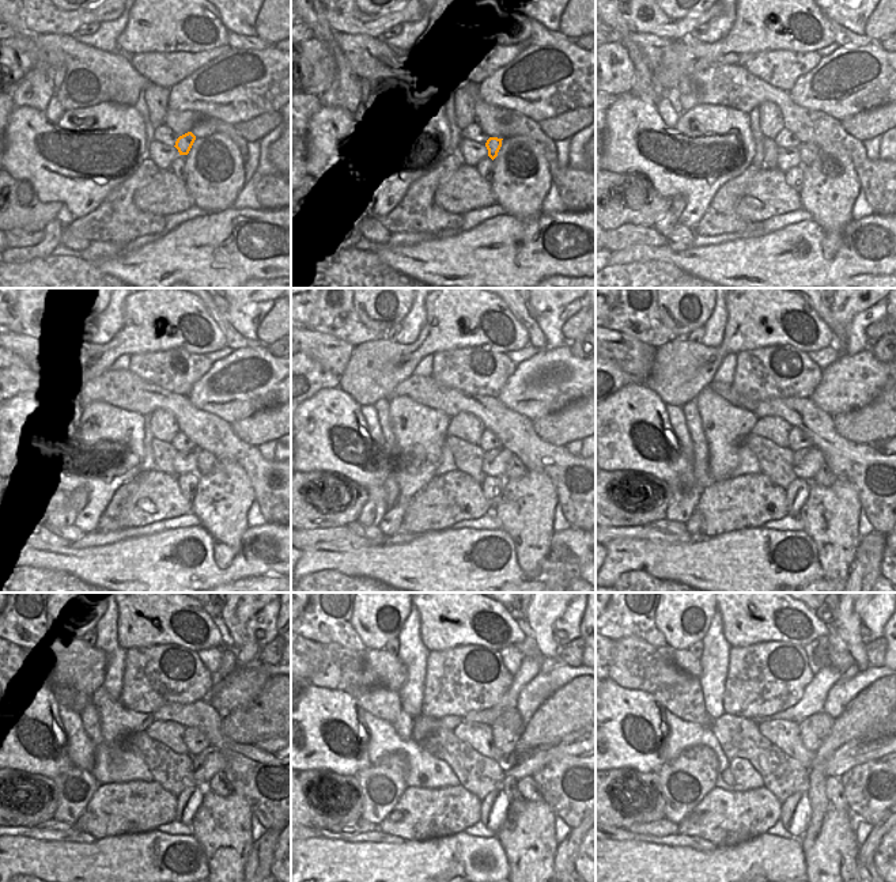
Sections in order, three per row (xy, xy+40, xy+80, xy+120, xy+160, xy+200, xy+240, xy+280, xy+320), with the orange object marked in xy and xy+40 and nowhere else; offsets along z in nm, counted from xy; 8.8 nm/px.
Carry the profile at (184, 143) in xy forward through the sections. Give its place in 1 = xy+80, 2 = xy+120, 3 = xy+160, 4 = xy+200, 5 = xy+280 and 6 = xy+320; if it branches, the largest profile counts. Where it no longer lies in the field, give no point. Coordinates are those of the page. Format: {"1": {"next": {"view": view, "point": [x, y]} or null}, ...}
{"1": {"next": {"view": "xy+80", "point": [809, 152]}}, "2": {"next": {"view": "xy+120", "point": [205, 461]}}, "3": {"next": {"view": "xy+160", "point": [515, 469]}}, "4": {"next": {"view": "xy+200", "point": [825, 477]}}, "5": {"next": {"view": "xy+280", "point": [526, 787]}}, "6": {"next": {"view": "xy+320", "point": [834, 788]}}}

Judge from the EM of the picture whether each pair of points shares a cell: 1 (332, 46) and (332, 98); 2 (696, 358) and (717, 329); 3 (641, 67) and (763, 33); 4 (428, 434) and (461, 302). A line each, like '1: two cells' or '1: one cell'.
1: one cell
2: two cells
3: two cells
4: two cells

